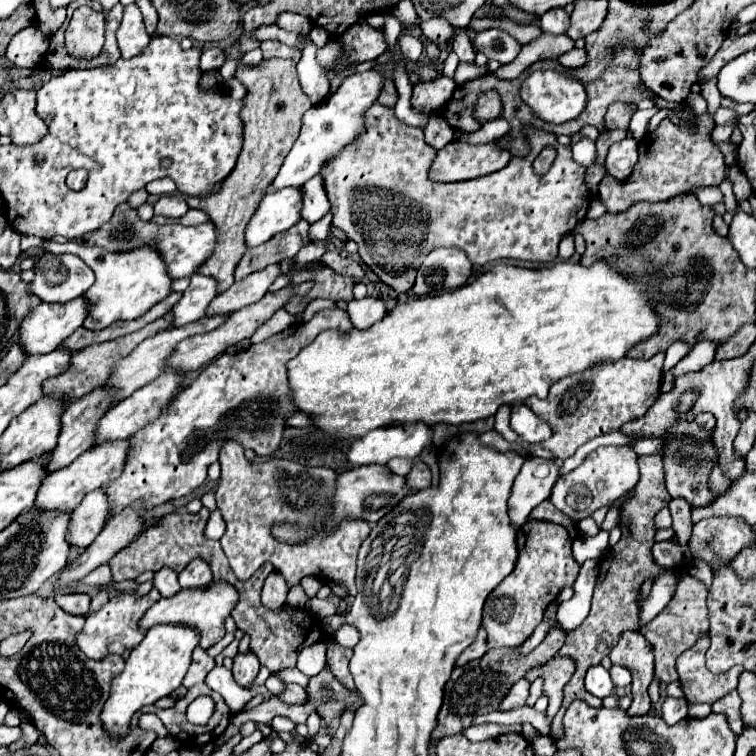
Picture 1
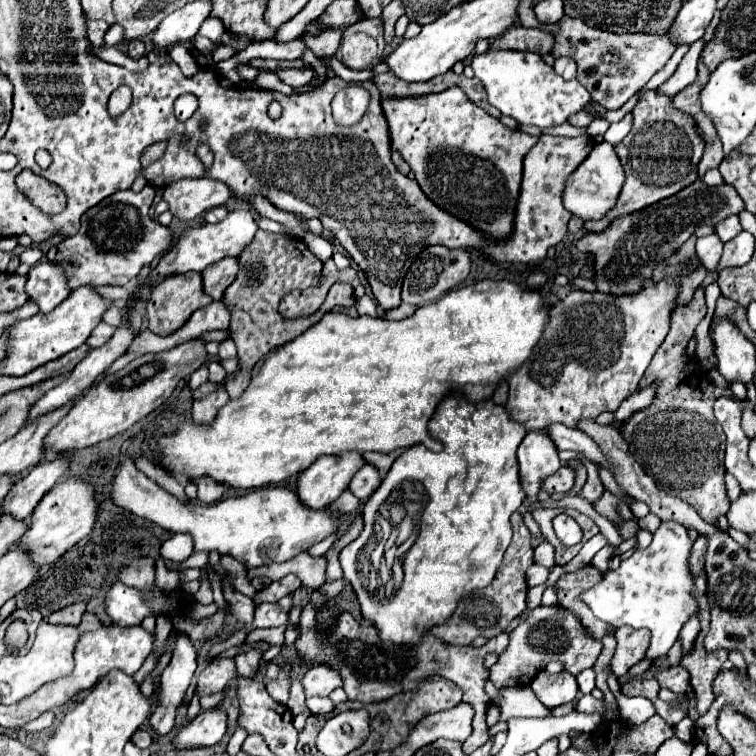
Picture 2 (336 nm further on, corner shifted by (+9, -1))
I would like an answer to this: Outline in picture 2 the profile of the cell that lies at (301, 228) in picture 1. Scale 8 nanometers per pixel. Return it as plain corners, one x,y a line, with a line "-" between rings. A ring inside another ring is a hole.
224,258
220,262
214,262
212,266
202,270
202,288
212,300
220,300
236,274
238,274
236,258

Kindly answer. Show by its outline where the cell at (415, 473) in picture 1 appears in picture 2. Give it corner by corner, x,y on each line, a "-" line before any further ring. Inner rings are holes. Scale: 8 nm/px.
362,466
354,478
350,480
348,484
348,490
354,492
354,496
358,500
364,500
364,498
370,498
374,494
374,488
378,488
378,484
382,482
382,476
380,472
374,468
374,466

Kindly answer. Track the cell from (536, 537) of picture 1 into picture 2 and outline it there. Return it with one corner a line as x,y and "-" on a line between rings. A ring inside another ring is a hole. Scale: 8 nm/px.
514,512
514,516
512,516
512,530
514,530
514,538
504,552
502,564
500,564
494,580
486,588
474,590
474,592
466,594
464,598
460,598
452,616
444,624
430,628
430,632
436,638
440,638
448,644
456,644
456,646
470,646
470,642
476,636
486,636
486,638
498,636
526,608
528,586
526,586
524,574
526,574
526,568
530,564
534,564
534,556
532,556
534,548
530,546
530,530
524,526
522,516
518,512

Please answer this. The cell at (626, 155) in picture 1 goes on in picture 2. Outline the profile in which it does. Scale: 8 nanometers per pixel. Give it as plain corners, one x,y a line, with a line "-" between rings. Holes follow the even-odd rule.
608,142
596,144
588,154
588,158
568,176
564,186
564,196
562,196
564,208
572,216
578,216
582,222
602,220
614,208
618,194
622,190
622,184
624,184
624,172
614,146

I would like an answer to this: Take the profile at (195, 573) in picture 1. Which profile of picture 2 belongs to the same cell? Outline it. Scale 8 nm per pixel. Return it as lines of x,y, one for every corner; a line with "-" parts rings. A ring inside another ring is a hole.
180,636
168,668
160,680
160,692
156,694
156,708
150,714
150,726
156,736
166,736
174,728
176,708
182,704
184,694
196,670
196,650
190,638

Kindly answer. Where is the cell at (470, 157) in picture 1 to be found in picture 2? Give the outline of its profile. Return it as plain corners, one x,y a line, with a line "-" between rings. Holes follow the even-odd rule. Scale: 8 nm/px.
448,88
440,94
392,98
382,96
382,110
388,122
390,146
410,164
422,192
454,218
480,230
492,242
504,242
514,232
514,212
522,182
522,160
538,142
536,136
506,128
476,104
470,104
460,88

